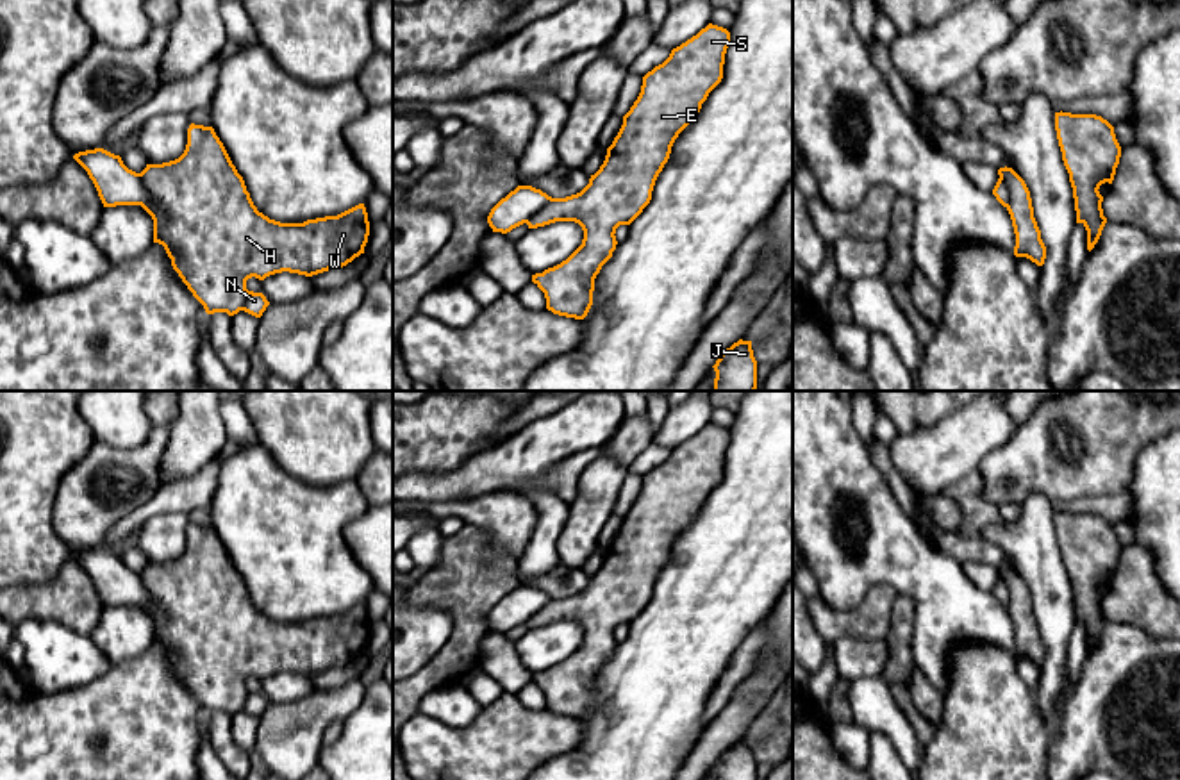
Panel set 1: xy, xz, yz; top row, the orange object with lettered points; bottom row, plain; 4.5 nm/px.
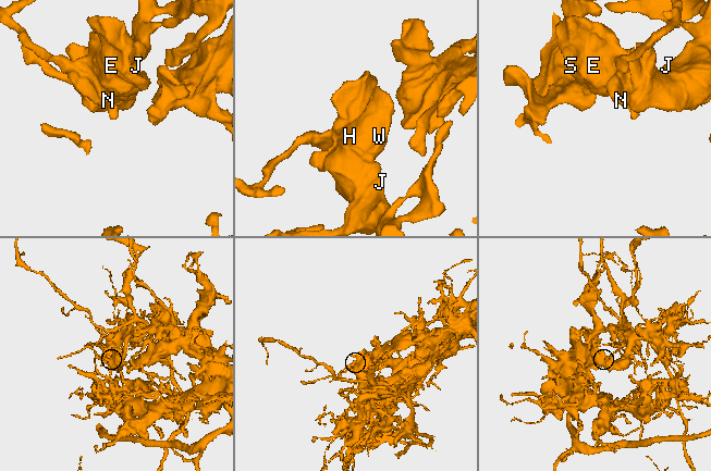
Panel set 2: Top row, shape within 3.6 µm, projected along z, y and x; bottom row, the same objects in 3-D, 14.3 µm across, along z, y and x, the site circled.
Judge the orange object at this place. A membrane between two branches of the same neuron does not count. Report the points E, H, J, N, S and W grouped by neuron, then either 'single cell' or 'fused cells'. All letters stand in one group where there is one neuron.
E H J S W / N | fused cells

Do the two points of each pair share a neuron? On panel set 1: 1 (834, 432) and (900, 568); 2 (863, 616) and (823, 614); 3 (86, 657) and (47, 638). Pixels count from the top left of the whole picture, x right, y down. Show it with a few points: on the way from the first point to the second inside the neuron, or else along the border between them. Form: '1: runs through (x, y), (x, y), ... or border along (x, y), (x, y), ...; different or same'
1: runs through (836, 466), (879, 509), (888, 534); same
2: runs through (854, 620), (832, 620); same
3: runs through (77, 654), (61, 652), (56, 647); same

